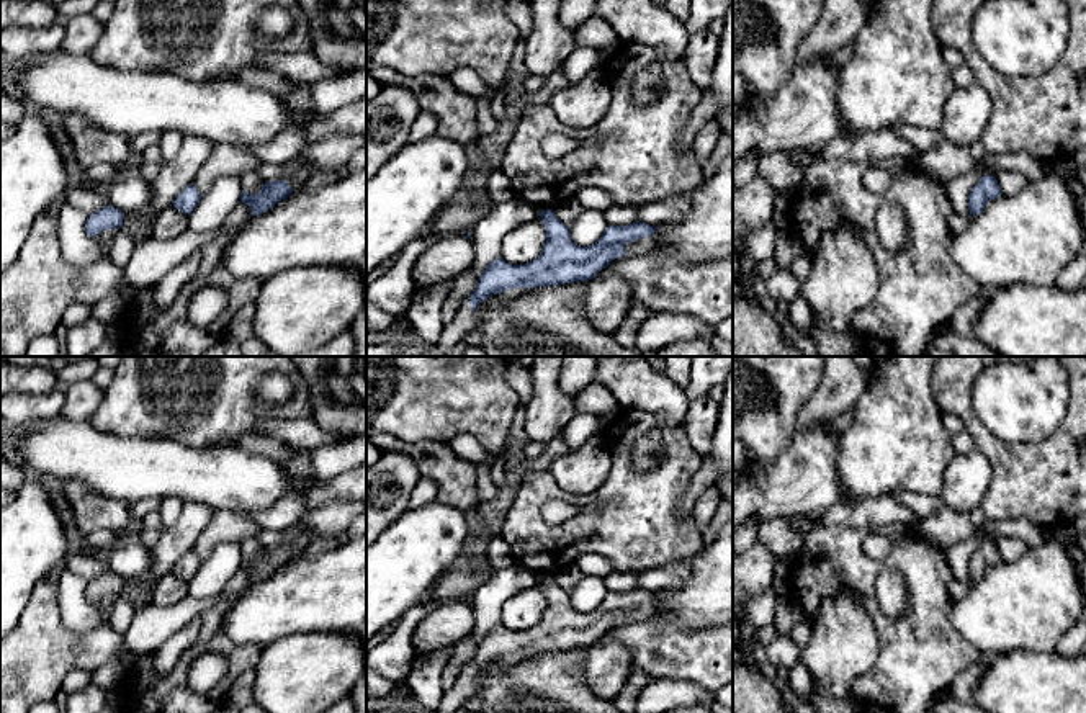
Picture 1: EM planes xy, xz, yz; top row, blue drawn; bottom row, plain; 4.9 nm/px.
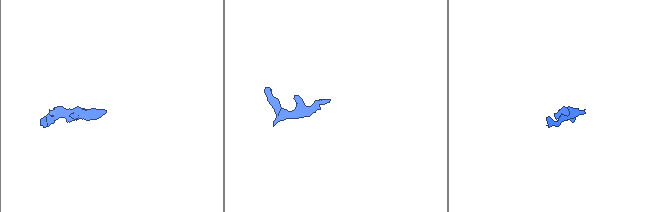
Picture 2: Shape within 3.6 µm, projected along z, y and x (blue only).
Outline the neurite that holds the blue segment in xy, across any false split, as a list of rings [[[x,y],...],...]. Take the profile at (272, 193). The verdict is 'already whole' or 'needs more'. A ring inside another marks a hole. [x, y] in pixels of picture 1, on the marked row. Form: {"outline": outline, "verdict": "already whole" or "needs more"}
{"outline": [[[366,134],[327,136],[306,147],[301,154],[301,168],[294,177],[289,177],[286,182],[265,182],[262,190],[255,195],[249,195],[242,190],[239,203],[245,203],[250,208],[250,216],[258,216],[288,198],[293,191],[299,190],[314,172],[337,172],[347,167],[352,155],[363,144],[366,144]]], "verdict": "needs more"}

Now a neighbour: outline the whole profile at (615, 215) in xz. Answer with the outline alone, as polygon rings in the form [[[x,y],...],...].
[[[612,204],[607,211],[604,211],[604,217],[608,226],[630,226],[638,221],[638,206]]]

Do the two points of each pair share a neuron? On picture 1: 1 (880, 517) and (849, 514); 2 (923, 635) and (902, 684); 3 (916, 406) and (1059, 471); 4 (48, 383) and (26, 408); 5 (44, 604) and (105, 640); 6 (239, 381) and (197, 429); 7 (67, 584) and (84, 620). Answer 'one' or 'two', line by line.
1: one
2: one
3: two
4: two
5: one
6: one
7: one

